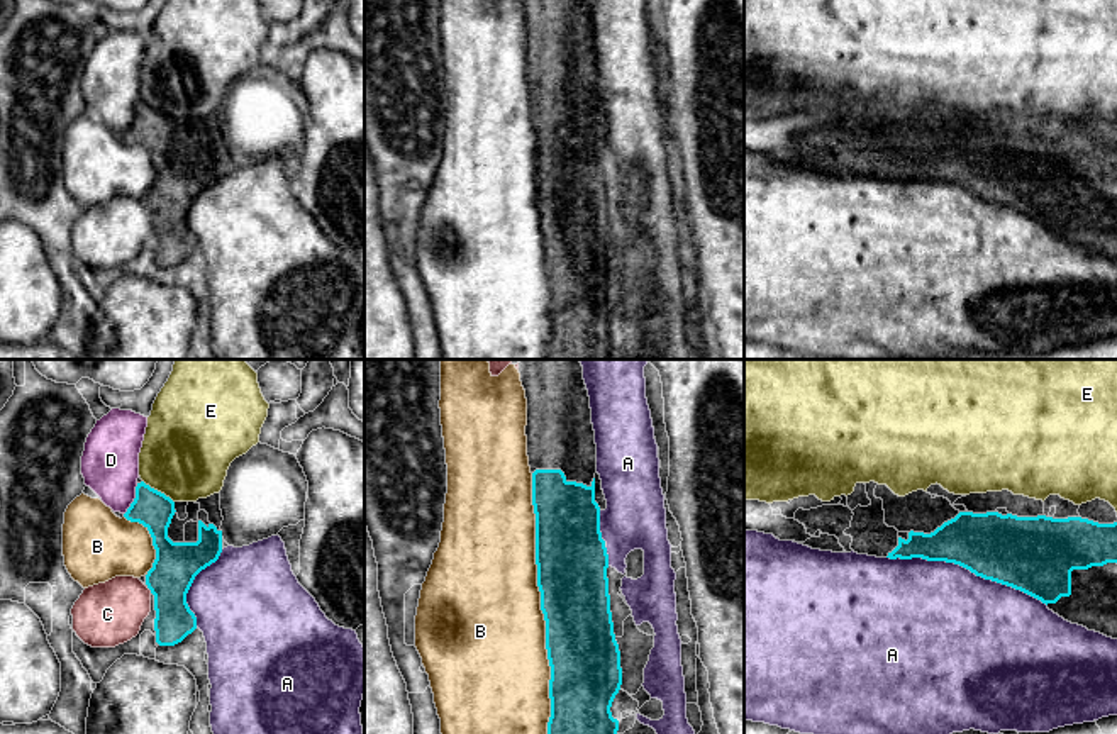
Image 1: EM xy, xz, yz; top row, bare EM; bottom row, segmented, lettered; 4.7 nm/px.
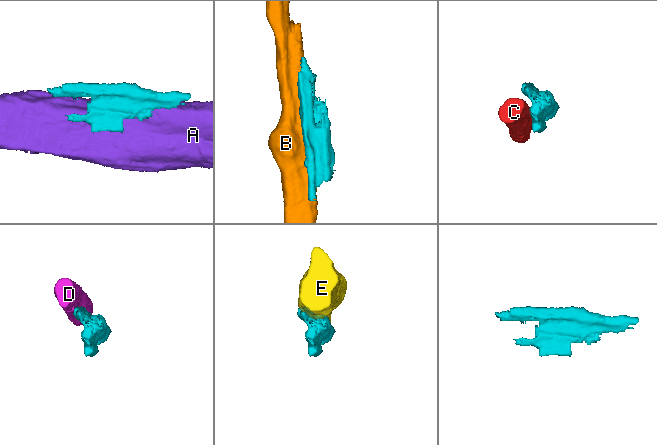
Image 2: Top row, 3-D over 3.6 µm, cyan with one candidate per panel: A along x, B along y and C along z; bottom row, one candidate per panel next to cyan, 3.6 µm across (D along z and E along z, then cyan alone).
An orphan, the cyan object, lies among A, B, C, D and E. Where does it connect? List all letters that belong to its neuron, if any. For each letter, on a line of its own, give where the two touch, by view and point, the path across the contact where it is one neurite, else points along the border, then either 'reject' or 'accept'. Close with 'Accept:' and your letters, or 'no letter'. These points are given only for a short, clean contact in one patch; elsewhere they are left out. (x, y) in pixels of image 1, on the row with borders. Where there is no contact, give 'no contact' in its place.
A: meets cyan in yz at (966, 568); reject
B: meets cyan in xz at (541, 604); reject
C: meets cyan in xy at (150, 589); reject
D: meets cyan in xy at (134, 499); reject
E: meets cyan in xy at (156, 490); reject
Accept: no letter

